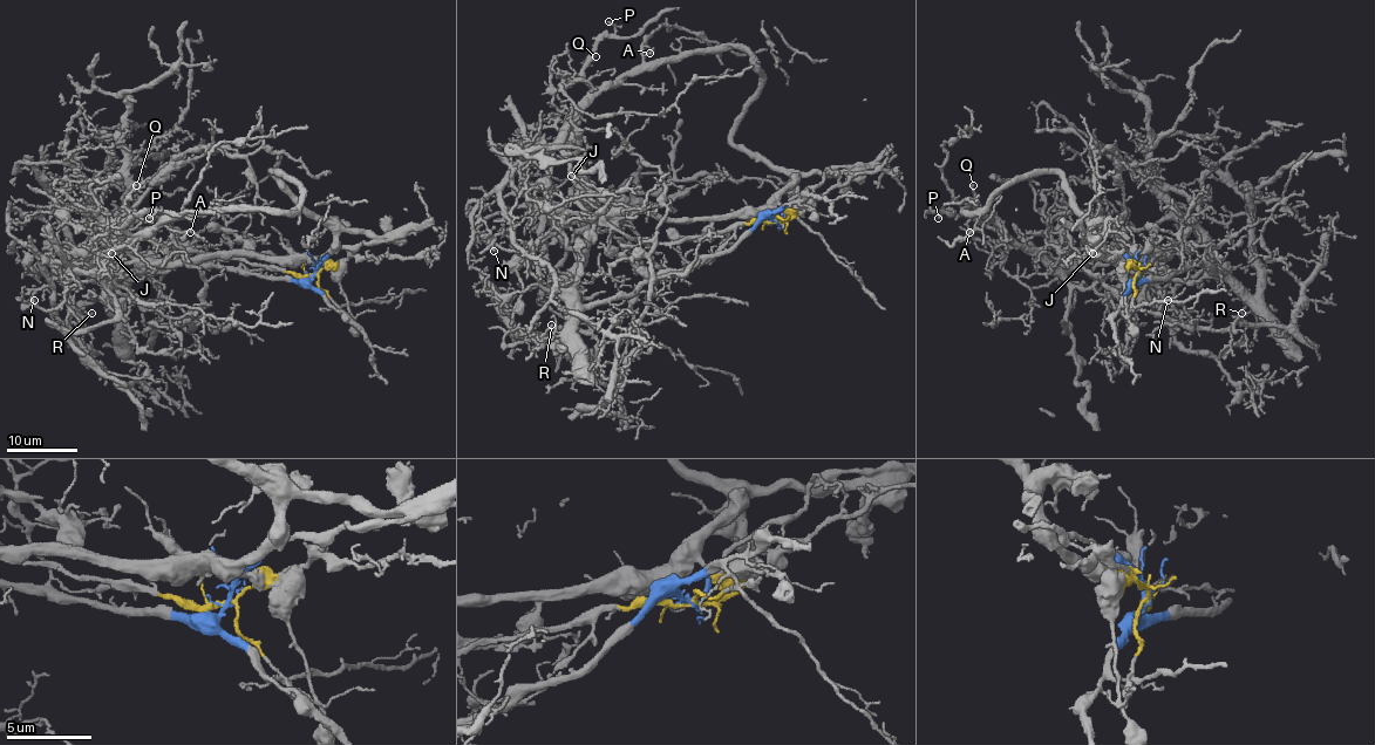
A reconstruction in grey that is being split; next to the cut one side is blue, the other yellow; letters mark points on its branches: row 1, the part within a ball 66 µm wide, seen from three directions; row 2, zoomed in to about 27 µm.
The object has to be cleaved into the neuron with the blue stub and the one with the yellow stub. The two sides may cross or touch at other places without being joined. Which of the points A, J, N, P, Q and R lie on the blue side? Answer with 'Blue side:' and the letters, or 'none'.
Blue side: R

